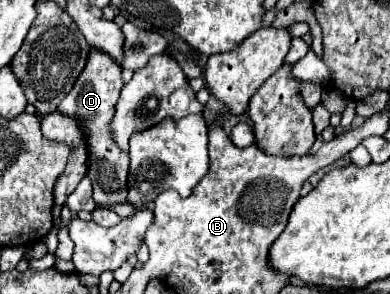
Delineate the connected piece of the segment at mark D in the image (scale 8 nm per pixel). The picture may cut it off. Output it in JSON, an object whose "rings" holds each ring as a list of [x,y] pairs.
{"rings":[[[91,52],[85,72],[79,76],[71,92],[59,104],[59,112],[75,118],[81,126],[87,152],[89,152],[89,172],[87,176],[93,182],[93,200],[97,206],[111,206],[111,204],[127,204],[127,172],[129,172],[129,154],[123,152],[117,142],[111,138],[111,120],[115,116],[115,104],[119,100],[123,82],[121,82],[121,68],[103,52]]]}

